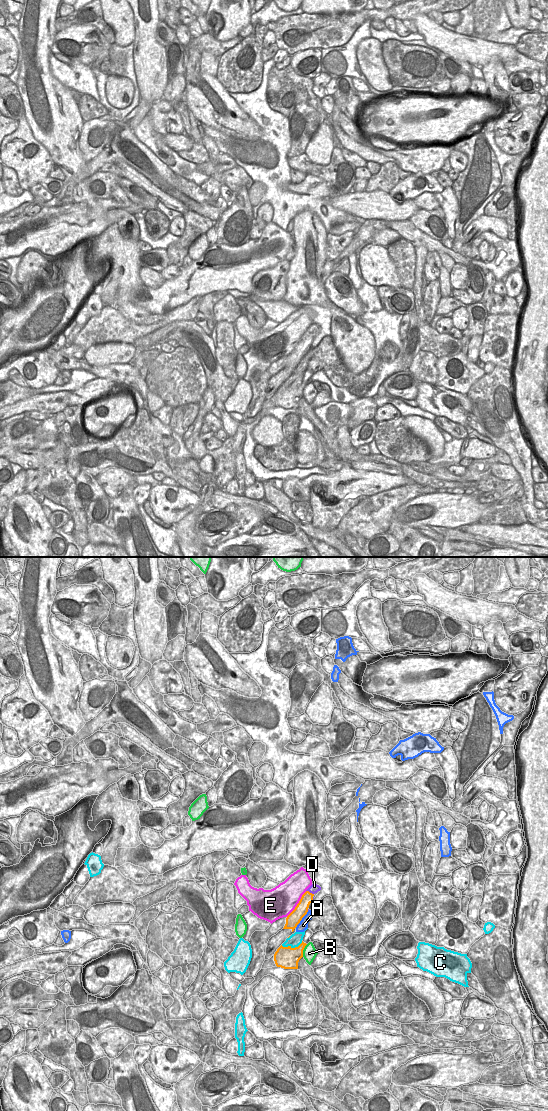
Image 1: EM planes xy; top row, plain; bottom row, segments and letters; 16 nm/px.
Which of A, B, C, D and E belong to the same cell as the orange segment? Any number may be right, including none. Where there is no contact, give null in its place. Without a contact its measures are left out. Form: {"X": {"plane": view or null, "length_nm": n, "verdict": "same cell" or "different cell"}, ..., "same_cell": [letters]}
{"A": {"plane": "xy", "length_nm": 340, "verdict": "different cell"}, "B": {"plane": "xy", "length_nm": 220, "verdict": "different cell"}, "C": {"plane": "xy", "length_nm": 360, "verdict": "different cell"}, "D": {"plane": "xy", "length_nm": 140, "verdict": "same cell"}, "E": {"plane": "xy", "length_nm": 550, "verdict": "different cell"}, "same_cell": ["D"]}

